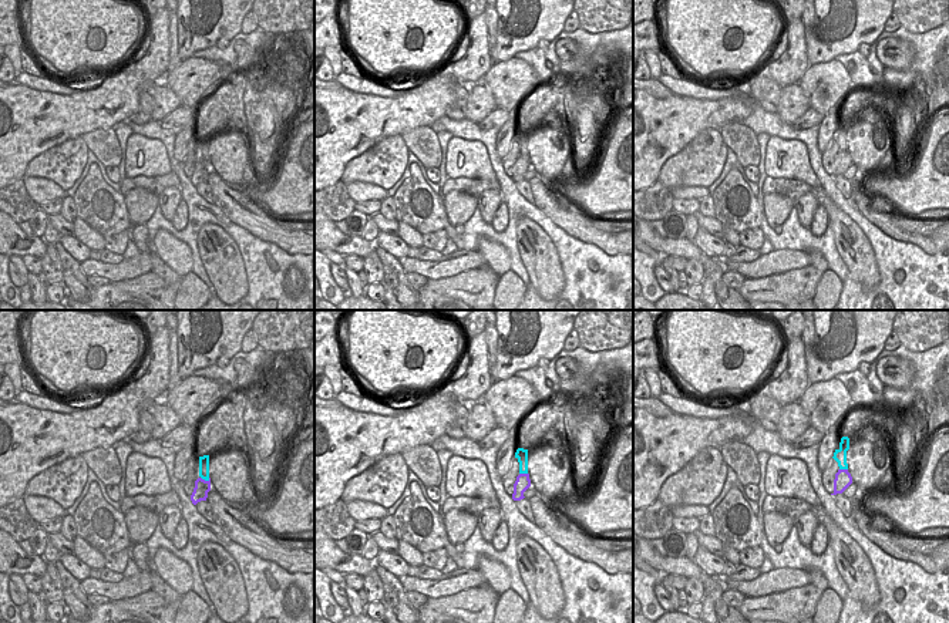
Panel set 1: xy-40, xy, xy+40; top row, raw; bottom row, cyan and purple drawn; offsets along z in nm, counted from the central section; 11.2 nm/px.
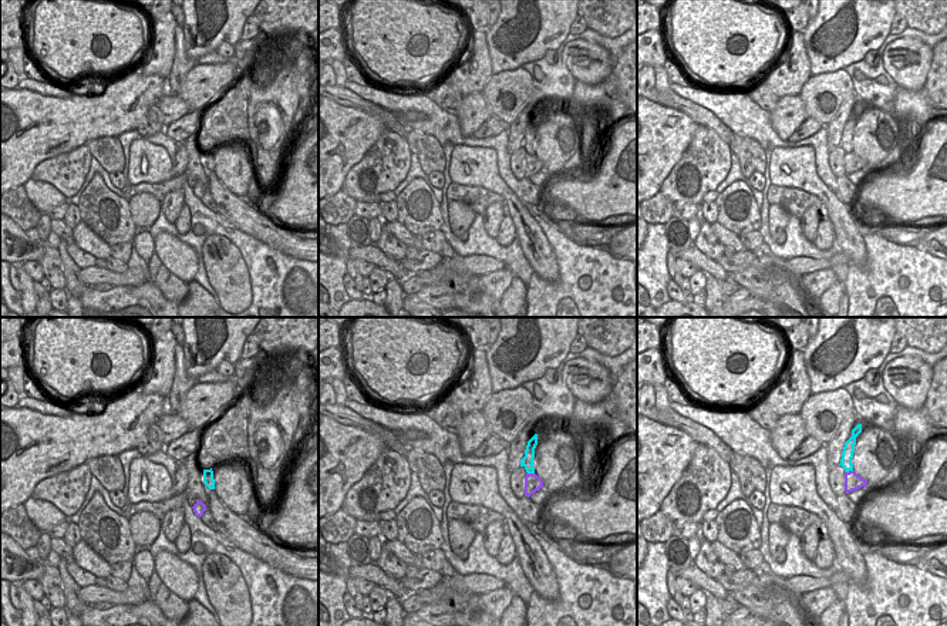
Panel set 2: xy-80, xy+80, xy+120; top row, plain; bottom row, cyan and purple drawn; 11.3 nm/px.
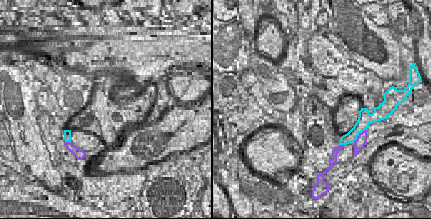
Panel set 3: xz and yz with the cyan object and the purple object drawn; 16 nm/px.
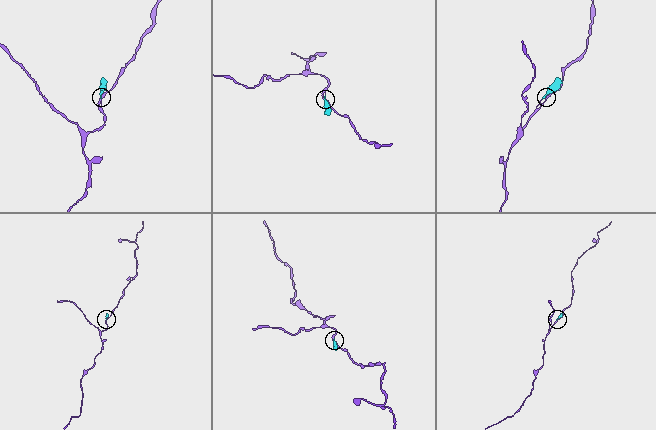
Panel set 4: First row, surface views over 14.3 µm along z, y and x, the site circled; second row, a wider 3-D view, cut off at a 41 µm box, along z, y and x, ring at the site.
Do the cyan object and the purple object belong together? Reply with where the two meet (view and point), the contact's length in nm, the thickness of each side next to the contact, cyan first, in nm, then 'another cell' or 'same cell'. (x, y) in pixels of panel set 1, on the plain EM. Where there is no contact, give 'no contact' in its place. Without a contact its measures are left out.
xy-40 (205, 161) | 120 nm | 130/170 nm | same cell

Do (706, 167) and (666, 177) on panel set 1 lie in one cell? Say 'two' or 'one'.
one

